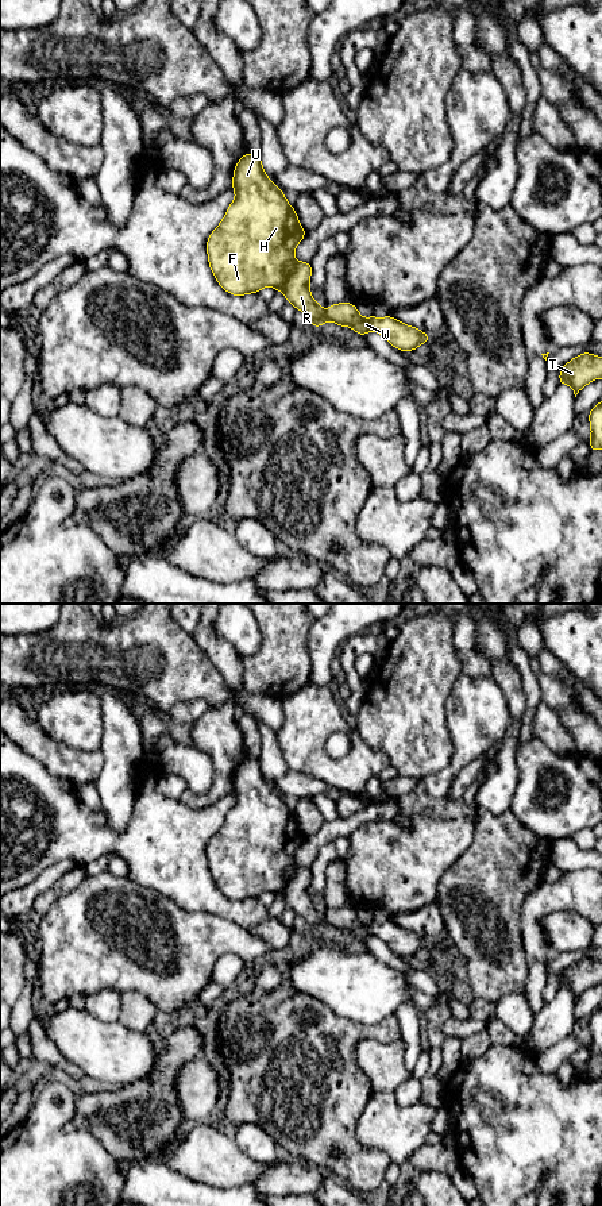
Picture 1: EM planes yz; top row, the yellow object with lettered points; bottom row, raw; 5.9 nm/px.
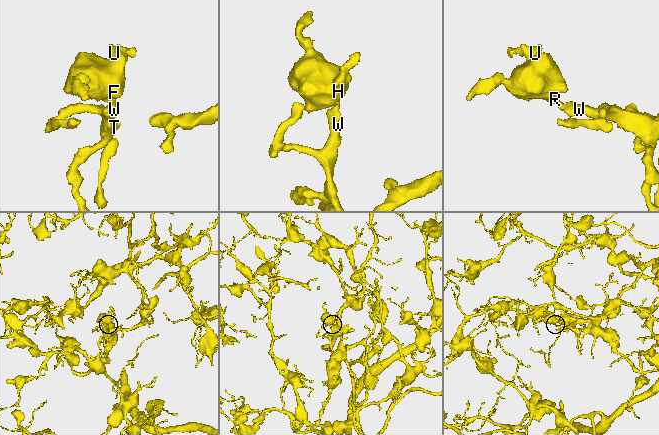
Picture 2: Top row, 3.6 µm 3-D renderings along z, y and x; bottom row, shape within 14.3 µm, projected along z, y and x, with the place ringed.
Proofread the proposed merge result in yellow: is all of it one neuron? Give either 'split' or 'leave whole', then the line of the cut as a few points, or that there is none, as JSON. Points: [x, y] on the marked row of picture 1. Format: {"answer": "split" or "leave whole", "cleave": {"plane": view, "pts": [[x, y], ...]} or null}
{"answer": "leave whole", "cleave": null}

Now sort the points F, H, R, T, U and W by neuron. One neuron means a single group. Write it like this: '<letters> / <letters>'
F H R T U W

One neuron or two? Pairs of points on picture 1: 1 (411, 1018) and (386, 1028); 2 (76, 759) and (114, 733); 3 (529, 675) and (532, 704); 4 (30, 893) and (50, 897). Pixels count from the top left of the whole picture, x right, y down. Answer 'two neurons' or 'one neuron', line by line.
1: two neurons
2: two neurons
3: one neuron
4: two neurons

